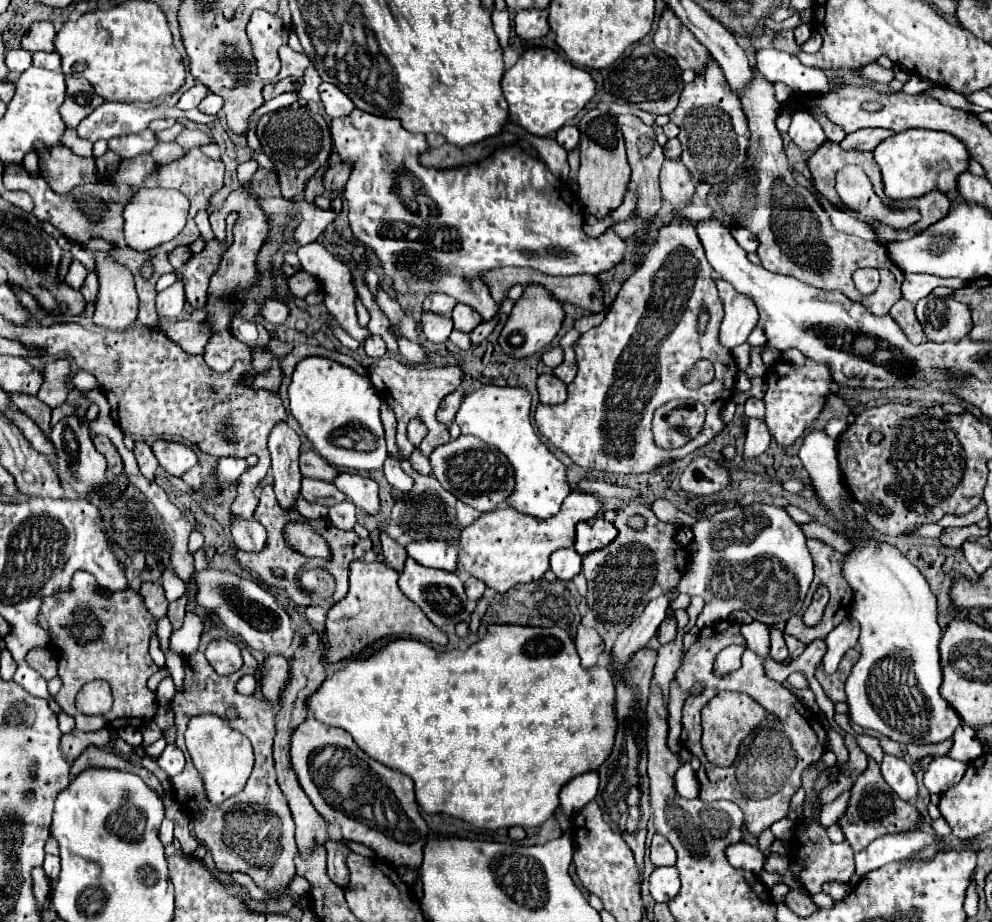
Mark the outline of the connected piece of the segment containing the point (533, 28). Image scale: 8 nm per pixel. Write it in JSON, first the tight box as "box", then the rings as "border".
{"box":[515,9,549,39],"border":[[[525,9],[515,15],[515,31],[521,39],[539,39],[545,37],[549,31],[547,23],[547,9],[535,11],[535,9]]]}

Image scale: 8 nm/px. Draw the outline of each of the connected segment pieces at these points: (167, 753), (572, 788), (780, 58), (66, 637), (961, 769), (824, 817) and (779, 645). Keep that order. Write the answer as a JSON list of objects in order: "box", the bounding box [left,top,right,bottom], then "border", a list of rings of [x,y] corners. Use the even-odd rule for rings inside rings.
[{"box":[157,743,185,777],"border":[[[169,743],[165,747],[165,751],[161,753],[161,757],[157,759],[157,765],[169,775],[169,777],[175,777],[177,773],[183,771],[185,767],[185,757],[181,753],[181,749],[175,745],[175,743]]]},{"box":[561,771,600,815],"border":[[[588,771],[585,775],[575,777],[561,789],[561,809],[565,815],[573,815],[583,809],[598,793],[600,779],[597,771]]]},{"box":[755,47,827,93],"border":[[[765,47],[755,51],[755,67],[773,83],[782,82],[799,93],[827,91],[827,77],[821,69],[811,69],[799,63],[795,55]]]},{"box":[39,571,159,731],"border":[[[77,571],[67,587],[67,591],[59,591],[55,595],[49,595],[43,599],[43,605],[39,609],[39,627],[47,629],[51,635],[51,645],[59,651],[59,679],[61,688],[54,700],[63,711],[75,717],[76,728],[81,731],[97,731],[97,729],[123,729],[129,725],[143,727],[147,721],[153,719],[157,713],[157,697],[147,689],[147,679],[159,671],[159,667],[153,663],[149,655],[149,639],[155,631],[155,617],[147,611],[143,605],[143,597],[137,591],[103,591],[91,573]],[[93,679],[105,679],[111,685],[113,693],[113,707],[105,715],[83,715],[75,709],[75,695],[81,691],[81,687]]]},{"box":[925,757,965,795],"border":[[[937,757],[929,763],[927,771],[925,771],[925,787],[931,793],[941,795],[943,791],[947,791],[949,787],[953,787],[955,783],[961,781],[961,775],[965,773],[965,763],[955,761],[951,757]]]},{"box":[819,791,849,828],"border":[[[849,791],[843,793],[841,797],[837,797],[833,803],[825,805],[820,811],[819,823],[825,825],[826,828],[828,828],[831,823],[835,823],[835,821],[843,815],[843,811],[845,811],[845,807],[847,807],[847,799],[849,799]]]},{"box":[771,629,789,661],"border":[[[773,629],[771,631],[771,657],[775,661],[785,661],[789,657],[789,651],[787,651],[787,645],[785,645],[785,639],[783,639],[783,633]]]}]

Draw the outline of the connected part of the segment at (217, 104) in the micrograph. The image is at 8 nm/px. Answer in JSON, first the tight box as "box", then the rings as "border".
{"box":[199,93,223,115],"border":[[[209,93],[201,103],[199,103],[199,111],[203,113],[209,113],[209,115],[215,115],[215,113],[221,113],[223,109],[223,99],[215,93]]]}

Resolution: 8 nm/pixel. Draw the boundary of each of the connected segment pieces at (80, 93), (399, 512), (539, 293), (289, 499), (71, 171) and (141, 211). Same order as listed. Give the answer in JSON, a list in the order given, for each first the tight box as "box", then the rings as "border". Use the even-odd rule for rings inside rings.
[{"box":[59,77,103,129],"border":[[[67,77],[67,97],[59,109],[63,115],[63,123],[69,129],[75,129],[81,119],[85,119],[91,111],[95,111],[103,103],[103,97],[95,93],[95,89],[81,77]]]},{"box":[391,471,459,545],"border":[[[411,471],[411,477],[415,479],[415,485],[411,487],[409,493],[405,493],[403,499],[397,499],[391,511],[391,521],[395,525],[399,525],[413,541],[421,541],[423,539],[423,527],[425,529],[425,539],[439,539],[445,543],[455,545],[459,541],[459,527],[457,527],[457,519],[455,519],[455,503],[457,499],[445,491],[439,481],[433,475],[419,475],[415,471]]]},{"box":[499,283,565,359],"border":[[[529,283],[529,285],[525,285],[521,299],[515,301],[513,311],[509,313],[509,319],[499,337],[499,345],[509,357],[515,357],[515,359],[535,355],[553,341],[553,337],[559,333],[559,329],[563,325],[563,319],[565,319],[563,303],[559,299],[555,299],[555,295],[551,291],[547,291],[543,285]]]},{"box":[269,423,301,507],"border":[[[277,423],[269,435],[271,471],[275,477],[275,495],[283,507],[295,507],[295,495],[301,491],[299,473],[299,435],[287,425]]]},{"box":[39,145,99,195],"border":[[[55,145],[51,151],[39,151],[39,169],[49,187],[61,195],[99,179],[93,157],[77,157],[63,145]]]},{"box":[125,189,189,251],"border":[[[139,189],[129,205],[125,207],[125,239],[133,249],[147,251],[155,249],[157,245],[171,241],[183,227],[189,211],[189,201],[183,193],[173,189]]]}]

